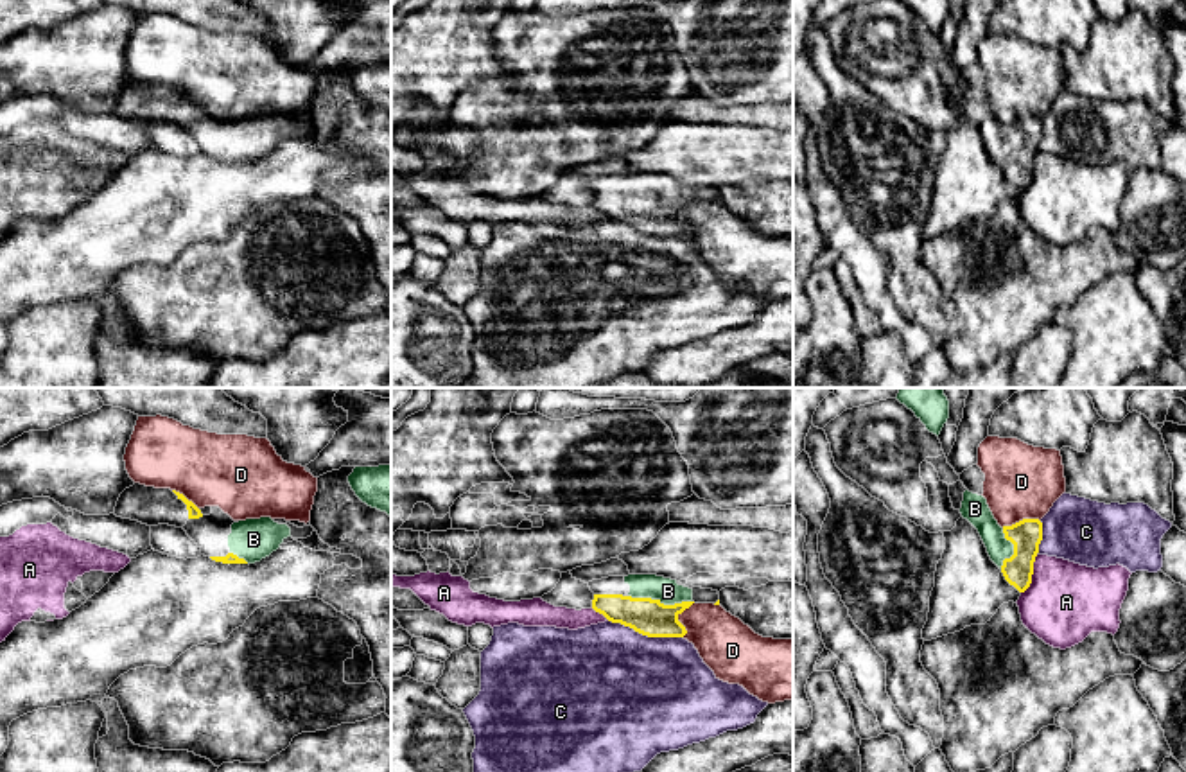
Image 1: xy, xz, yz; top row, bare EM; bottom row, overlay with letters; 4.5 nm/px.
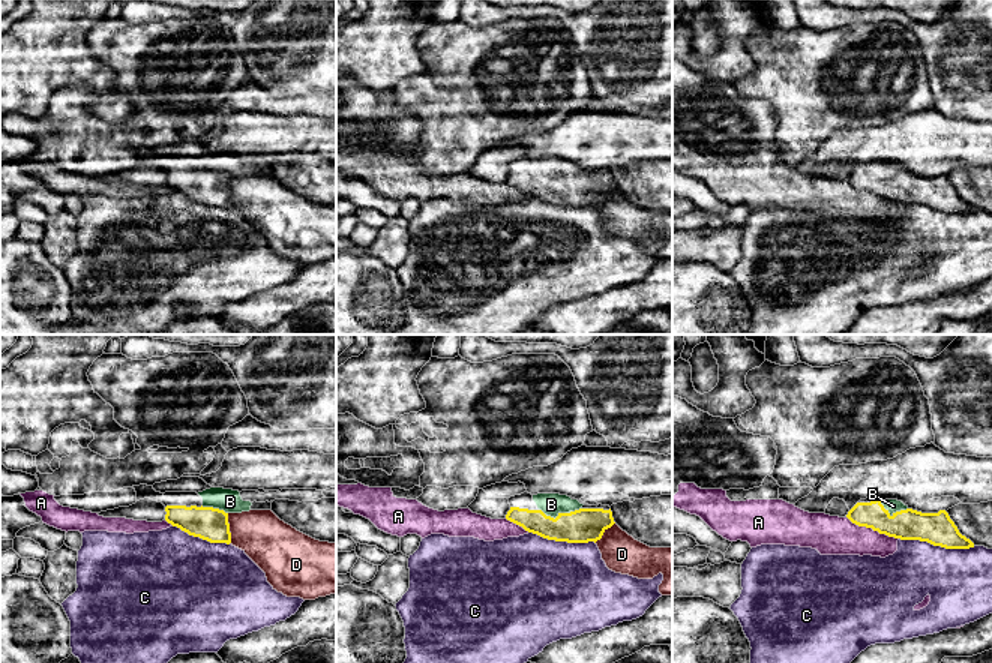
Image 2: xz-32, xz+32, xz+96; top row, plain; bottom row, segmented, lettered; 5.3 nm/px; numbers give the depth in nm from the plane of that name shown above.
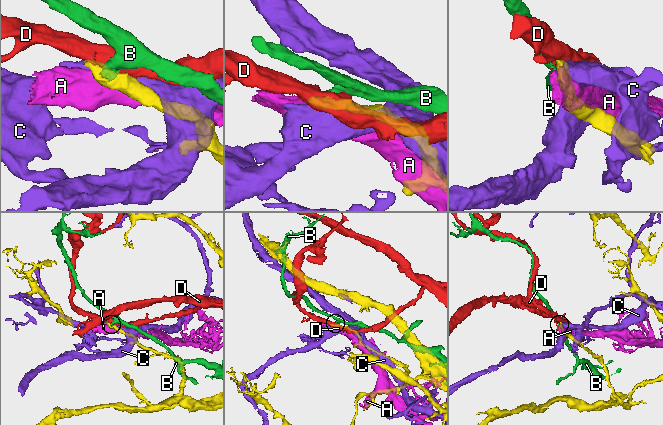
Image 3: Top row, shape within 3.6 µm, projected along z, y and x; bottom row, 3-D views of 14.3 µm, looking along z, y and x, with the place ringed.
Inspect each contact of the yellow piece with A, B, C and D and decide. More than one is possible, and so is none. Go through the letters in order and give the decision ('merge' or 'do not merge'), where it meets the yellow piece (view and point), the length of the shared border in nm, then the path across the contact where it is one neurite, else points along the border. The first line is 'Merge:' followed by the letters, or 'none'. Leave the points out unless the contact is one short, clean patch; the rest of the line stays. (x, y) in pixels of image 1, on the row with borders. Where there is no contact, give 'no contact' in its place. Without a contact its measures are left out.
Merge: none
A: do not merge; meets yellow in yz at (1032, 573); contact 200 nm long
B: do not merge; meets yellow in xz at (659, 600); contact 280 nm long; border along xz (628, 595), (655, 598), (664, 604), (691, 602)
C: do not merge; meets yellow in xz at (646, 634); contact 340 nm long
D: do not merge; meets yellow in xz at (677, 620); contact 170 nm long

